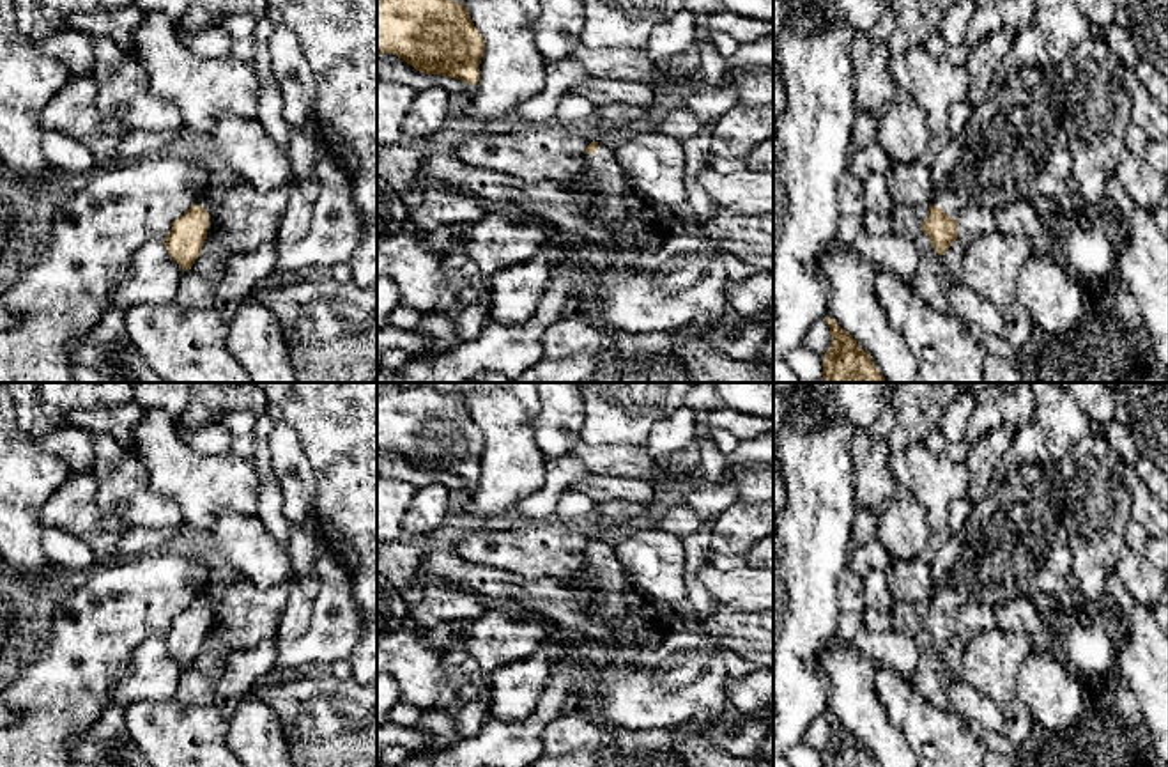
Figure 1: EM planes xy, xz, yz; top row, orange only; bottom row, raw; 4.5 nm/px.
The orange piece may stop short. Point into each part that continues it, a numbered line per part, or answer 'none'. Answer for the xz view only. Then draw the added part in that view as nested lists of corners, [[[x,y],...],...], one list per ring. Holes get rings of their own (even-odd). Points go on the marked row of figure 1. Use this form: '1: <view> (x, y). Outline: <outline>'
1: xz (613, 188). Outline: [[[600,145],[595,154],[584,156],[586,175],[593,179],[598,200],[586,202],[586,213],[618,234],[634,234],[635,221],[628,200],[634,198],[628,177],[612,149]]]

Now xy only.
1: xy (202, 176). Outline: [[[211,158],[193,159],[188,161],[188,165],[189,165],[188,184],[191,190],[198,193],[195,204],[202,205],[207,213],[211,213],[212,204],[207,197],[207,191],[216,184],[219,170]]]

